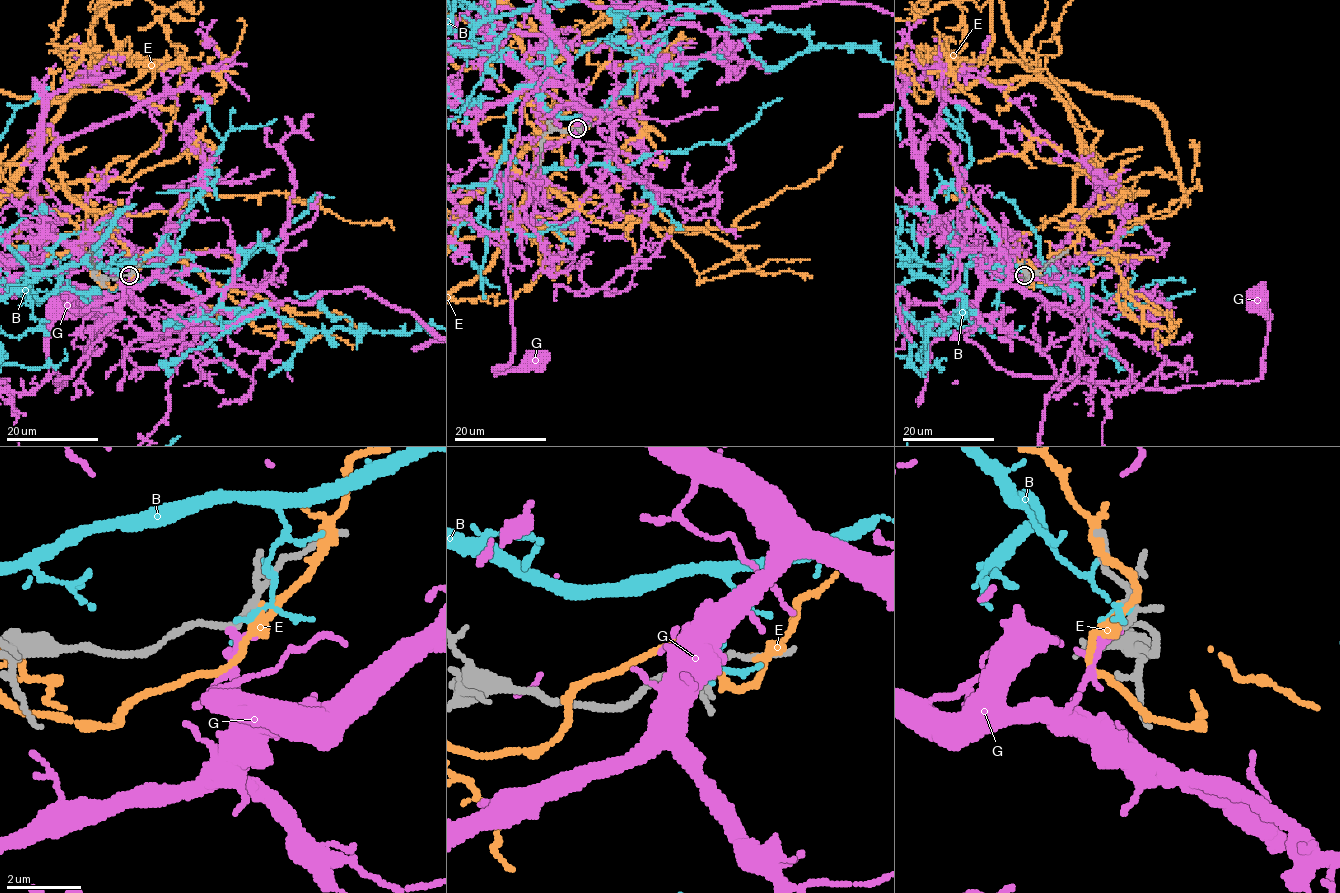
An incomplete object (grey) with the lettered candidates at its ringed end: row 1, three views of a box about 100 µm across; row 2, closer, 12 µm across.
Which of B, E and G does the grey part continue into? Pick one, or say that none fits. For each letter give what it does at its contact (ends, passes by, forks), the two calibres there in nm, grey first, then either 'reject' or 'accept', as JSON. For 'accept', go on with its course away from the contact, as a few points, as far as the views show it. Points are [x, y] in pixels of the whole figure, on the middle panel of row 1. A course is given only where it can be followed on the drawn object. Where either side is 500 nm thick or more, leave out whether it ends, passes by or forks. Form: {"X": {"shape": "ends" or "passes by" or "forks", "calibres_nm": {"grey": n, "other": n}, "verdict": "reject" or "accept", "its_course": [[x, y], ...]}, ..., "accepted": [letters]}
{"B": {"shape": "passes by", "calibres_nm": {"grey": 160, "other": 130}, "verdict": "reject"}, "E": {"shape": "passes by", "calibres_nm": {"grey": 160, "other": 280}, "verdict": "reject"}, "G": {"shape": "ends", "calibres_nm": {"grey": 130, "other": 240}, "verdict": "accept", "its_course": [[576, 127], [588, 109], [549, 69], [525, 100], [509, 166], [512, 359], [496, 369], [520, 371], [532, 359]]}, "accepted": ["G"]}

